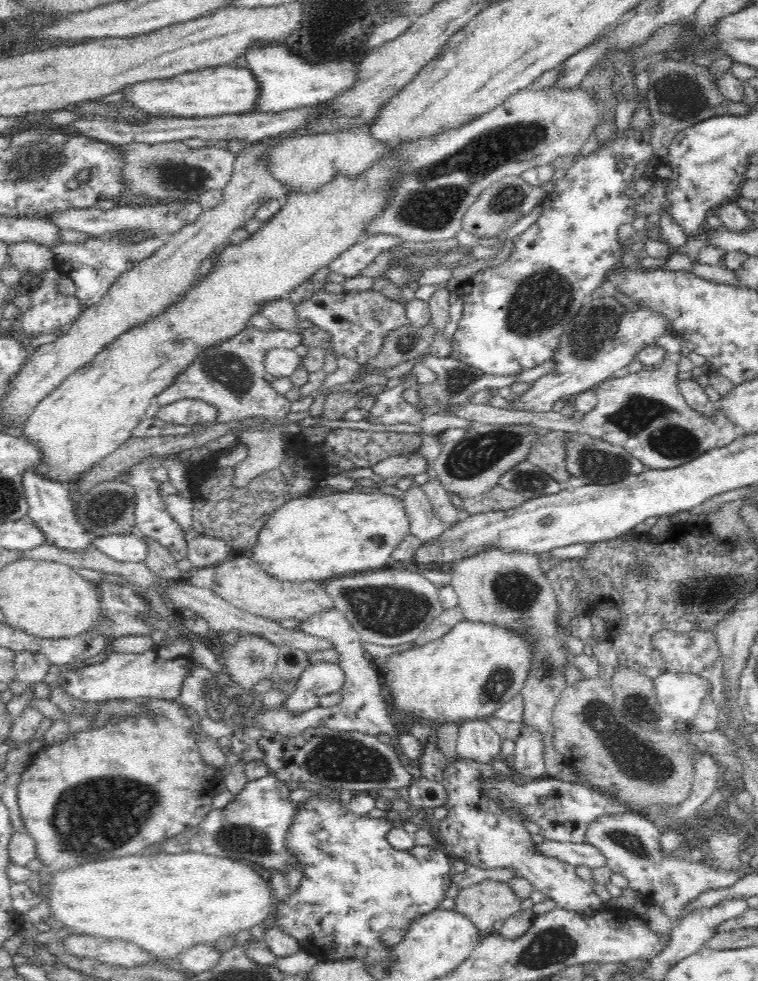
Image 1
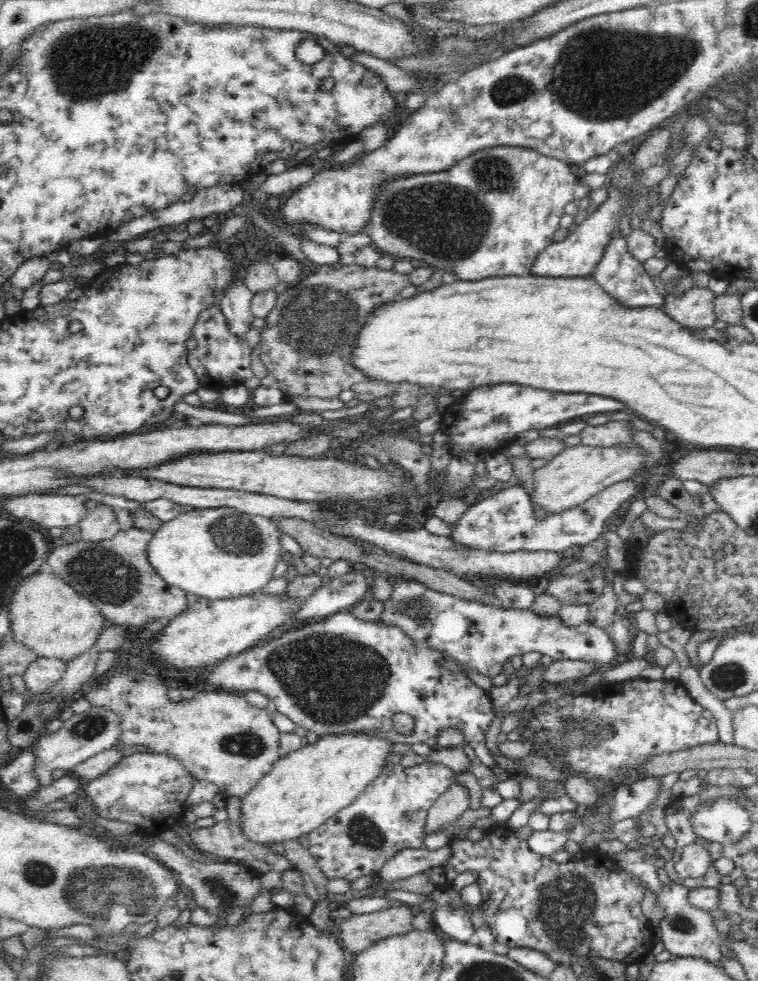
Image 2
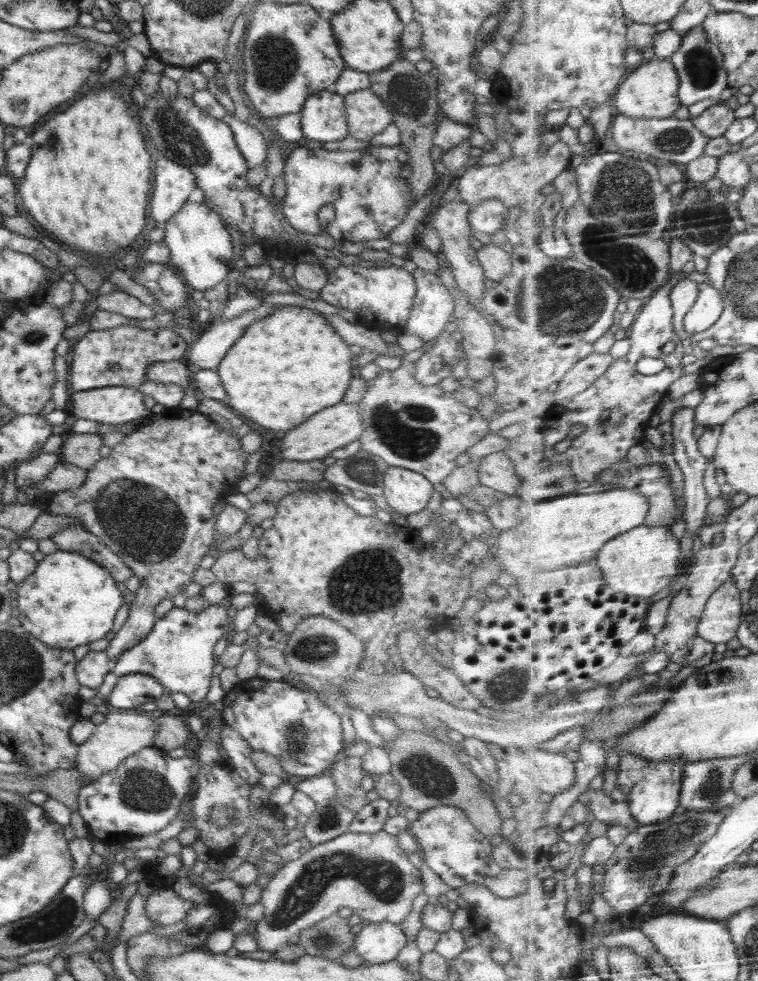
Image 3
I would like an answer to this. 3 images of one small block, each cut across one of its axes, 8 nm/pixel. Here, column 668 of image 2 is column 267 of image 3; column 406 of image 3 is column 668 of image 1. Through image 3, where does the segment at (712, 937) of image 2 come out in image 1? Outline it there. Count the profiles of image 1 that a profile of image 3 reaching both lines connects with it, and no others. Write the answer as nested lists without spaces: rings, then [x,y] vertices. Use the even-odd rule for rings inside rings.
[[[626,812],[617,815],[604,815],[595,818],[585,832],[585,842],[595,846],[604,858],[608,859],[608,867],[613,872],[624,876],[629,881],[629,888],[637,890],[641,901],[646,905],[658,906],[673,921],[674,924],[686,917],[686,908],[694,900],[698,900],[700,895],[710,890],[720,888],[731,888],[735,886],[742,878],[742,871],[724,871],[714,866],[708,865],[705,860],[686,861],[682,857],[672,857],[671,853],[665,854],[660,848],[661,832],[658,827],[643,814]]]

